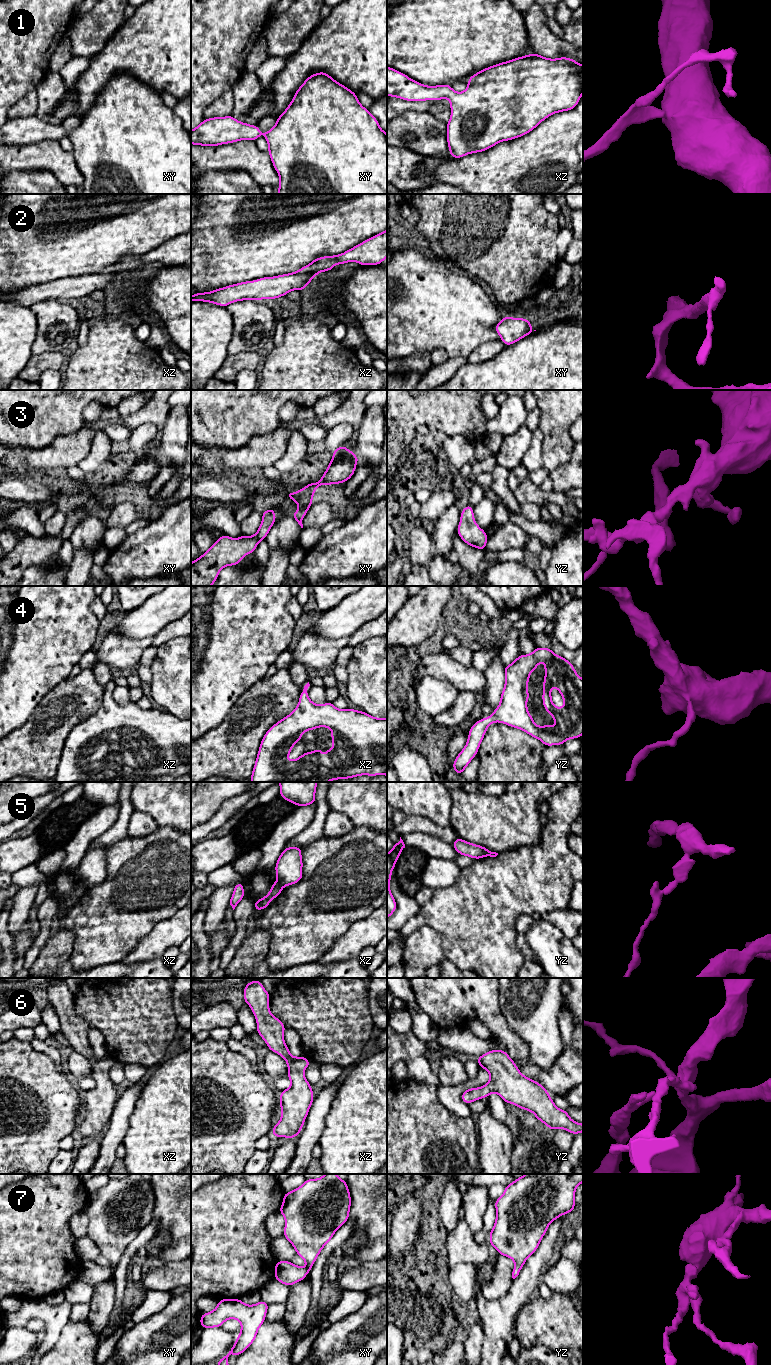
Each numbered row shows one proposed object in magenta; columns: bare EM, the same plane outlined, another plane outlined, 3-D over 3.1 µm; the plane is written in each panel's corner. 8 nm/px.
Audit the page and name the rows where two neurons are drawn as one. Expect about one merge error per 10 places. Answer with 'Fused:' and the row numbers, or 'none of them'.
Fused: 5

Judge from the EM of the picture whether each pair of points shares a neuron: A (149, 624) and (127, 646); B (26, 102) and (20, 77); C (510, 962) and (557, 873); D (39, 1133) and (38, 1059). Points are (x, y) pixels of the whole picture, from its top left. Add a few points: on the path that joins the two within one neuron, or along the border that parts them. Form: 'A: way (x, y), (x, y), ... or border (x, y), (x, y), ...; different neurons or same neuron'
A: border (111, 632), (117, 632), (134, 639), (153, 637); different neurons
B: border (34, 90), (25, 94), (10, 108); different neurons
C: way (507, 938), (507, 917), (533, 891); same neuron
D: way (39, 1115), (38, 1077); same neuron

